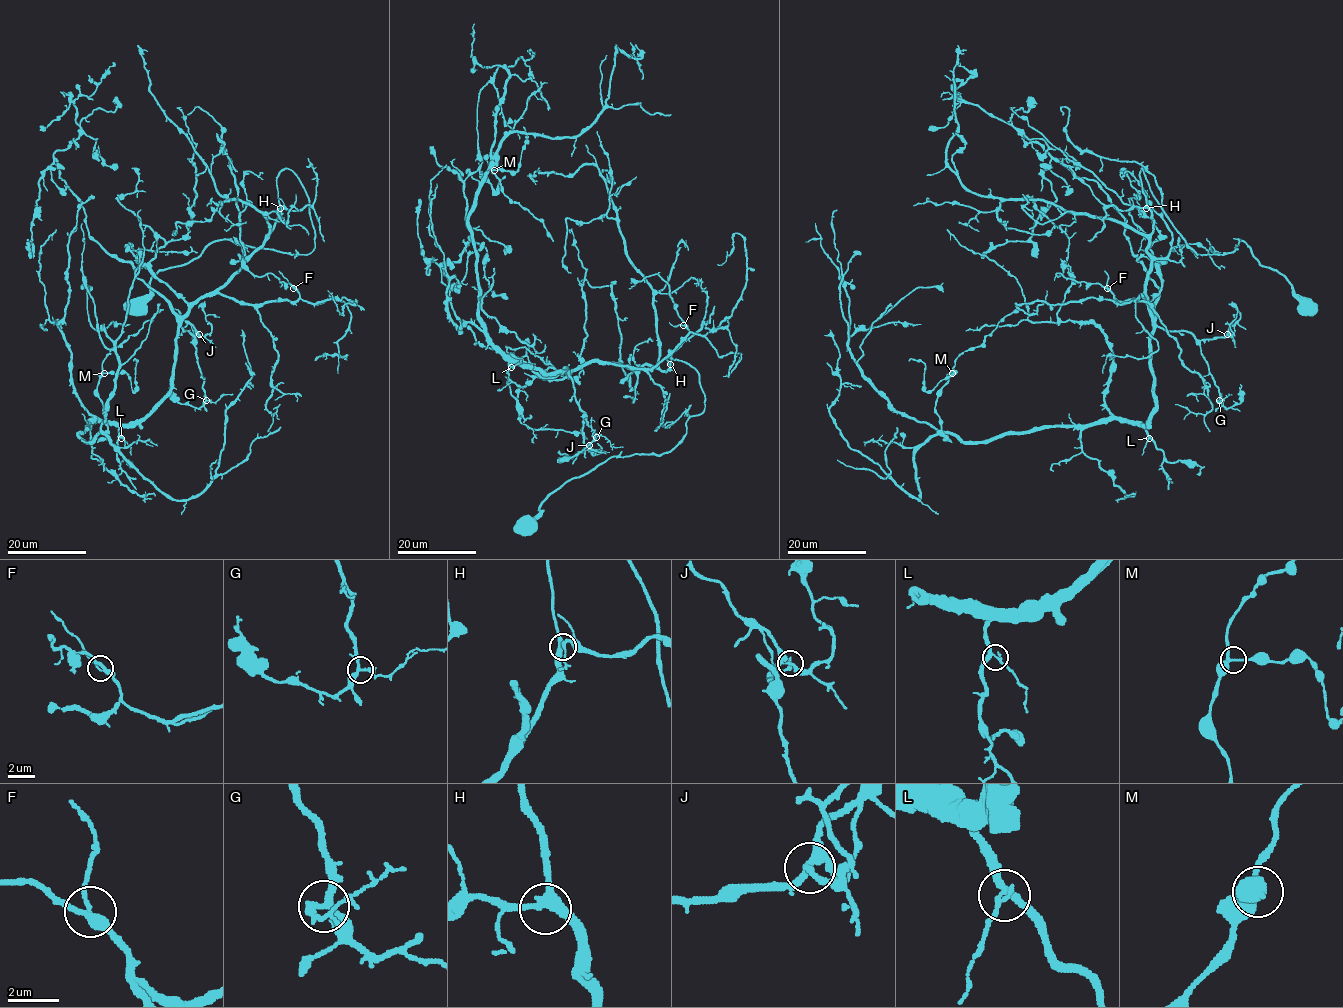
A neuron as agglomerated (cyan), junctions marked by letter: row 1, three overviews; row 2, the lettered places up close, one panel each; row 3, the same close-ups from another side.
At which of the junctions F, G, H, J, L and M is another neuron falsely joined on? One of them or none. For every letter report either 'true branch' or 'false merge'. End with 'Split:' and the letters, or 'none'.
F: true branch
G: true branch
H: true branch
J: true branch
L: true branch
M: true branch
Split: none

